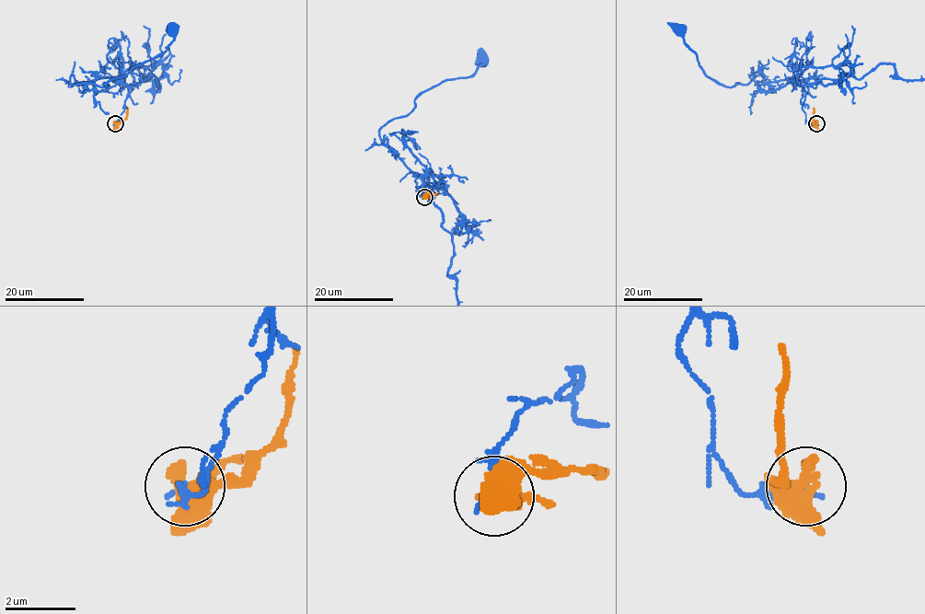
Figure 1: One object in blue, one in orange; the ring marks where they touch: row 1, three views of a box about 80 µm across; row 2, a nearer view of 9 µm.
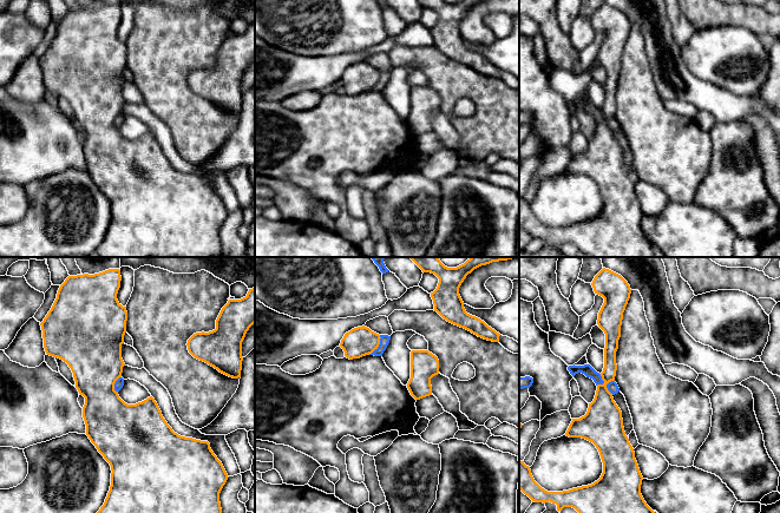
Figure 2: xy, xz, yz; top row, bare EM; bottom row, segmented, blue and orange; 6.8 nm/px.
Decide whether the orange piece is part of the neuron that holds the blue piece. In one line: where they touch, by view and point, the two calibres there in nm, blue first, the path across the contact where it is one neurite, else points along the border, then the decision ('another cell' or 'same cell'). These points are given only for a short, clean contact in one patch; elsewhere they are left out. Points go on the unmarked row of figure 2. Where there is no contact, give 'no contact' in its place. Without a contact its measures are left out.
xz (379, 81) | 60/200 nm | another cell

